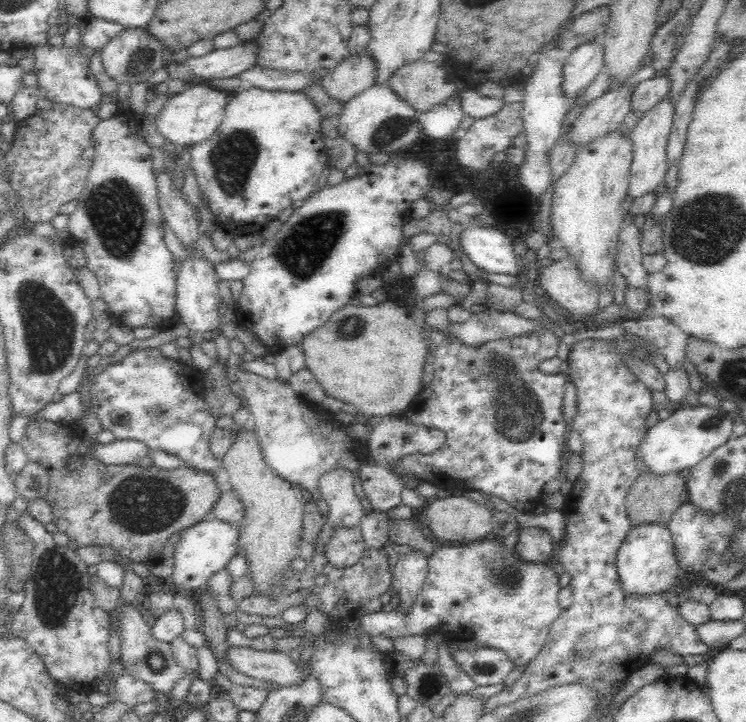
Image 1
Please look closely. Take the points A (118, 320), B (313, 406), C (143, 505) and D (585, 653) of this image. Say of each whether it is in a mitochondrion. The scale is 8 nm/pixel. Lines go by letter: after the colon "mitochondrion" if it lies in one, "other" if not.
A: other
B: other
C: mitochondrion
D: mitochondrion

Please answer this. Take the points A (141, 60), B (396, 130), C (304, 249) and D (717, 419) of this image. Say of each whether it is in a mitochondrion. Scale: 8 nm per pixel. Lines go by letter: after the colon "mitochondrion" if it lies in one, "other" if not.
A: mitochondrion
B: mitochondrion
C: mitochondrion
D: mitochondrion

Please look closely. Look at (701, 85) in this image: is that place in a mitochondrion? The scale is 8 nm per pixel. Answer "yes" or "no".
no

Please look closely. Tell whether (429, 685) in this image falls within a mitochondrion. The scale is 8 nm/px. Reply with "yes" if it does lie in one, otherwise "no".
yes

